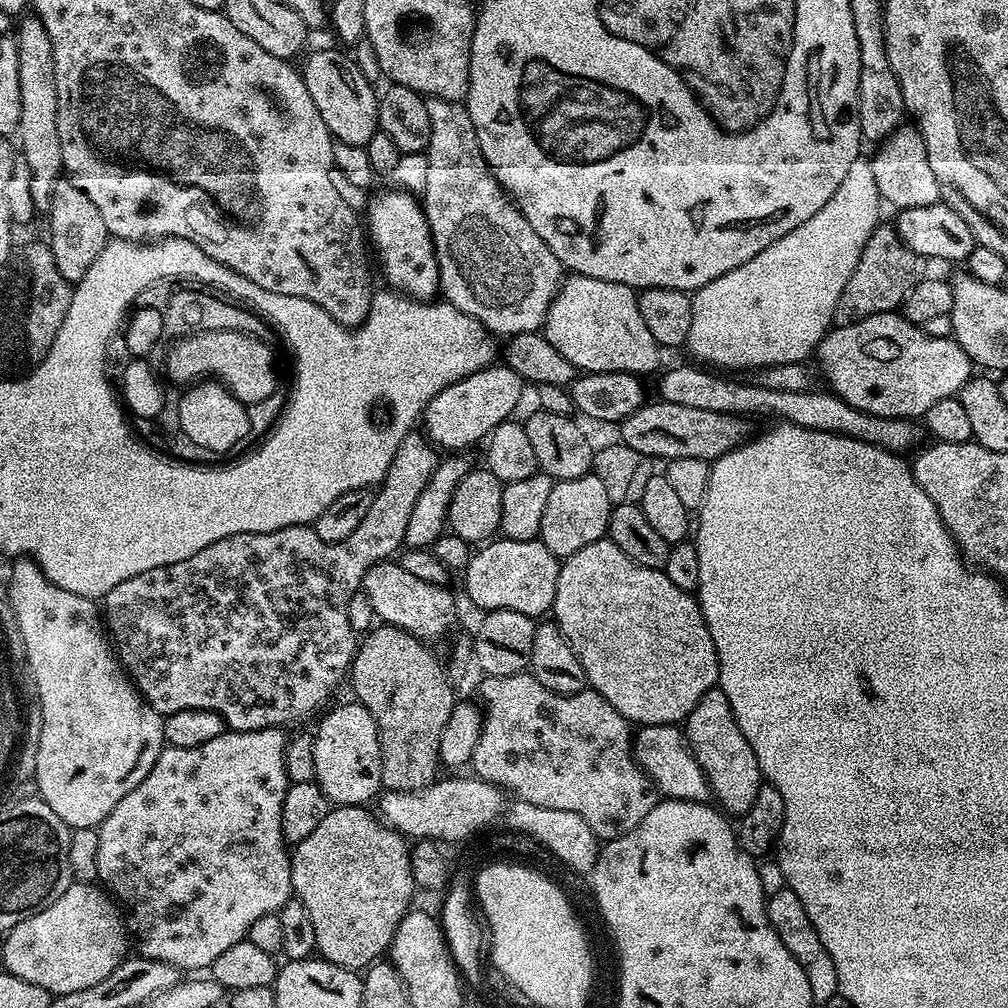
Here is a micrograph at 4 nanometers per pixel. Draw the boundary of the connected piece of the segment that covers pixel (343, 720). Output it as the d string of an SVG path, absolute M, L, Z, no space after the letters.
M359 702L329 707L323 713L320 725L314 728L314 770L316 783L333 805L367 805L367 800L375 801L382 785L382 758L380 739L374 718Z

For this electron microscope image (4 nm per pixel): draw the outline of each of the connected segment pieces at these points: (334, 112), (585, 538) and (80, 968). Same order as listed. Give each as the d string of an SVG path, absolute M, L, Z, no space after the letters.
M320 48L312 53L309 51L303 57L302 75L306 90L310 90L310 98L314 98L314 106L318 106L318 114L322 114L322 122L326 122L330 134L341 144L362 148L378 131L378 92L358 70L353 57L347 51L336 48Z
M593 474L582 478L557 480L550 490L550 499L546 502L546 510L542 514L542 526L539 539L557 558L570 554L578 554L582 546L590 546L590 542L605 539L608 531L608 519L614 505L600 478Z
M74 882L58 902L18 922L3 937L3 971L42 986L52 996L86 990L86 986L102 982L110 970L124 961L130 948L130 936L125 921L120 921L119 911L117 901L103 887L92 882Z

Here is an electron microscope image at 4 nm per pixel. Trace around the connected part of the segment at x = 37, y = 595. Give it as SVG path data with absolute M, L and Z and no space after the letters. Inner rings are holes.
M20 558L13 564L16 565L12 568L12 577L6 581L8 601L14 606L14 614L18 618L18 630L22 634L24 655L28 657L32 680L36 683L36 692L40 695L40 705L42 706L42 734L38 742L35 776L36 791L39 799L46 801L50 810L54 810L54 814L58 814L58 818L62 818L62 822L66 822L69 828L96 828L107 818L110 810L114 810L114 806L118 806L118 802L122 802L122 798L126 798L126 794L130 794L130 790L134 790L134 786L138 786L138 782L142 782L142 778L146 778L146 774L150 774L150 770L154 770L154 762L158 762L158 754L166 747L164 717L159 716L145 702L144 697L140 695L139 688L132 683L128 673L124 671L113 645L106 635L106 628L102 623L102 616L97 605L95 608L92 605L95 603L89 597L70 594L70 590L62 590L62 586L50 582L50 578L46 578L46 574L41 570L39 564L31 558Z

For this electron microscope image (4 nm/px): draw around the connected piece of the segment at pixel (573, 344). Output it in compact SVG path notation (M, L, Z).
M569 275L546 314L542 334L581 373L629 372L644 378L660 364L662 345L642 322L637 289L618 282Z

